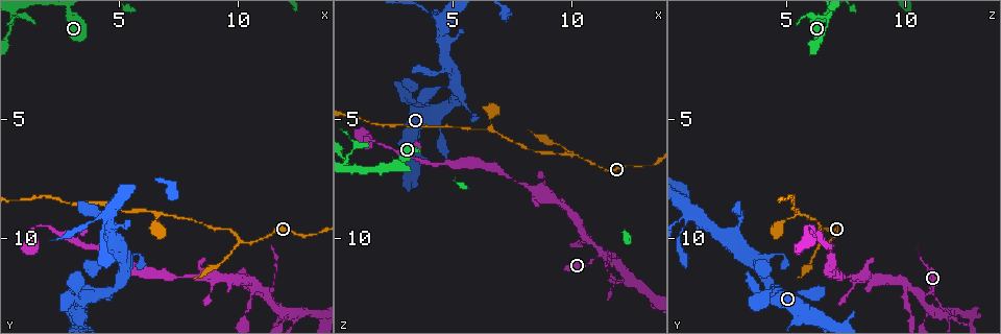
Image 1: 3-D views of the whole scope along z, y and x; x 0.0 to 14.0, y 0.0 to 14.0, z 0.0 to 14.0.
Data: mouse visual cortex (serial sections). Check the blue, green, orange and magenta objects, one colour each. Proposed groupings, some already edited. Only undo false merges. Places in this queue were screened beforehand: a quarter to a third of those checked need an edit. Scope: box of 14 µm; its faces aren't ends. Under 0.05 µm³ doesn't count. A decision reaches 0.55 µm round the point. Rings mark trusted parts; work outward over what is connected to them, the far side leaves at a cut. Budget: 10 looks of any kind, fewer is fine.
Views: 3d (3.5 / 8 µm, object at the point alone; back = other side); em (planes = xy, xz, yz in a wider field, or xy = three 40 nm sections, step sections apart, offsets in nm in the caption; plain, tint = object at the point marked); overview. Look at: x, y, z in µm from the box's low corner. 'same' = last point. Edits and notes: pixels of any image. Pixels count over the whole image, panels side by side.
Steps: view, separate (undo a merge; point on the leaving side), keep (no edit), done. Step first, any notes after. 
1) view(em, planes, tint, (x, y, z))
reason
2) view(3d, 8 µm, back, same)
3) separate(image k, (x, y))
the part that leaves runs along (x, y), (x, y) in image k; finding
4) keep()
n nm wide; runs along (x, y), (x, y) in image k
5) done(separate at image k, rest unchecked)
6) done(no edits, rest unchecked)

view(3d, 3.5 µm, (10.2, 10.1, 6.5))
three arms meet

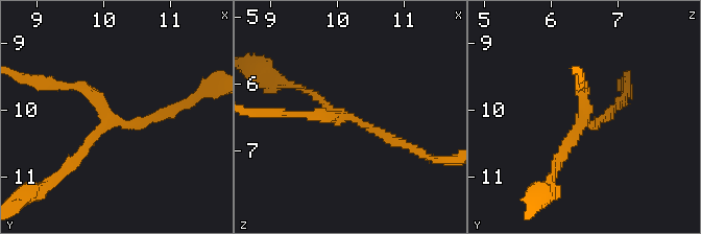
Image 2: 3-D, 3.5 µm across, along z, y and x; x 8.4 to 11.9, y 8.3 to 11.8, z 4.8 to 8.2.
view(em, xy, step 5, tint, (10.20, 10.15, 6.50))
3 arms; arms of 150, 150, 150 nm; shape alone is not enough

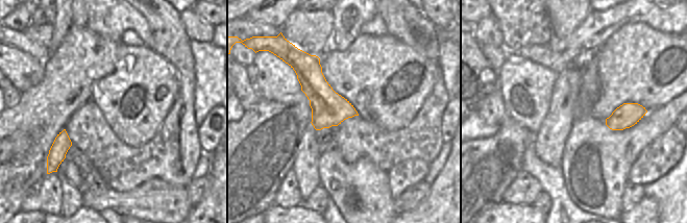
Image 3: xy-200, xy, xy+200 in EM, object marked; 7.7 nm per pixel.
view(em, xy, step 1, tint, same)
another direction

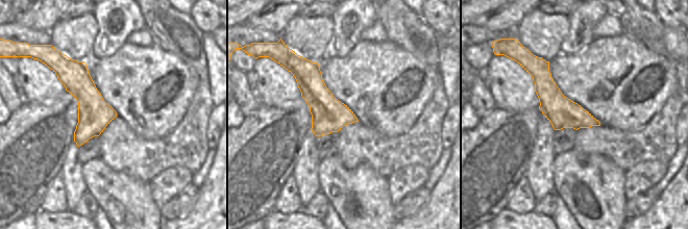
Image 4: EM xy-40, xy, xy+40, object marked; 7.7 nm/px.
keep()
280 nm wide; runs along (405, 146), (351, 117), (292, 114) in image 2; all the same cell

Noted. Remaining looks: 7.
view(3d, 8 µm, (12.4, 13.2, 11.6))
small branch off a trunk

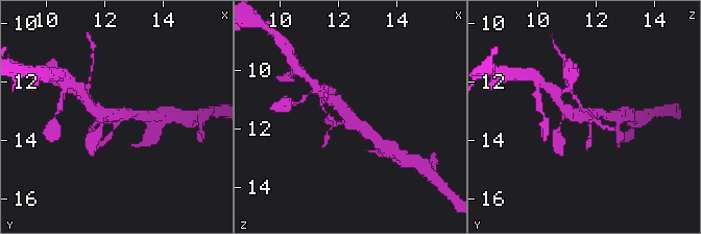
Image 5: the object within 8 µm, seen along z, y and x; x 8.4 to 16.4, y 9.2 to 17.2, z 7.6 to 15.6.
view(3d, 3.5 µm, (12.3, 13.2, 11.6))

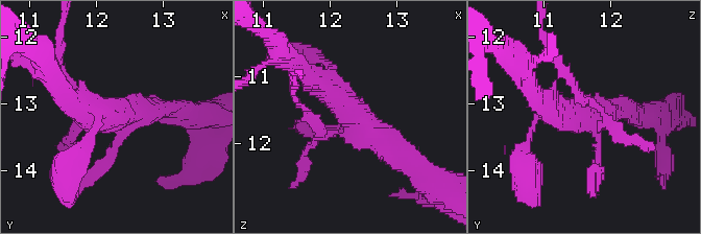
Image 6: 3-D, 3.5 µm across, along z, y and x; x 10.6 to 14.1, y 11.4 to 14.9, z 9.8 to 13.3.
view(em, planes, tint, (12.30, 13.15, 11.60))
4 arms; arms of 100, 150, 300, 350 nm

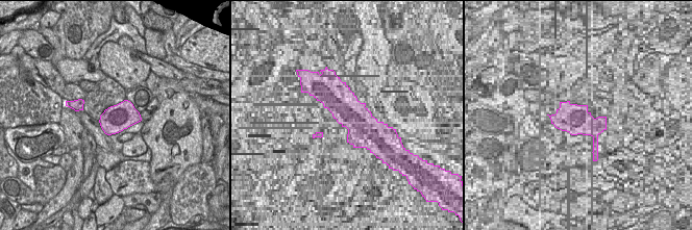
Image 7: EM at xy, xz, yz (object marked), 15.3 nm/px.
separate(image 6, (615, 131))
the part that leaves runs along (601, 124), (604, 115), (582, 99), (558, 57) in image 6; two cells meet here

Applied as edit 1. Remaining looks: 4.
view(overview)
redraw

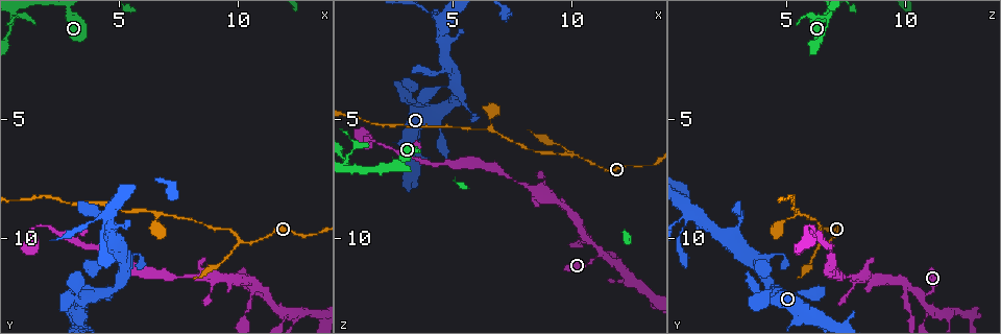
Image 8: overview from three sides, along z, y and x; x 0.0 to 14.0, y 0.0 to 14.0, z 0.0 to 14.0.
view(3d, 3.5 µm, (6.8, 9.1, 5.5))
thin neck

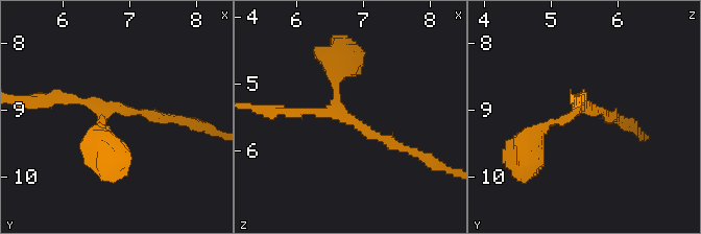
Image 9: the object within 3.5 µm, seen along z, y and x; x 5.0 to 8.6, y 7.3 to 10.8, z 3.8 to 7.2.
view(em, xy, step 1, tint, (6.85, 9.00, 5.60))
3 arms; arms of 100, 150, 150 nm; need the tissue

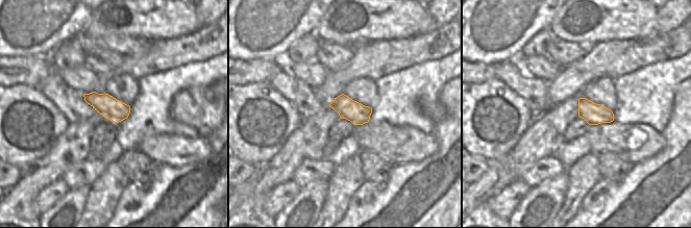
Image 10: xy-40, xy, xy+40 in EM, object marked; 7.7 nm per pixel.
keep()
runs along (413, 151), (340, 109), (340, 68) in image 9; all the same cell

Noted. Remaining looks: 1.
done(separate at image 6, rest unchecked)

